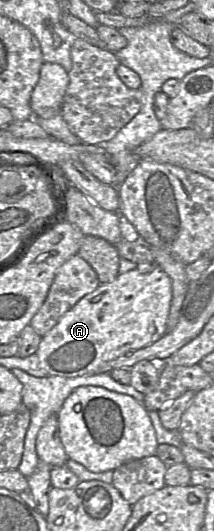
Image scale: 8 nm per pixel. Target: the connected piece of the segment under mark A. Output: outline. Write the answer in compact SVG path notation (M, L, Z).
M155 263L137 264L135 269L118 274L113 281L100 284L94 291L83 296L41 338L36 352L40 367L52 376L77 377L99 373L99 368L106 362L163 337L167 332L171 301L172 282L164 270Z

